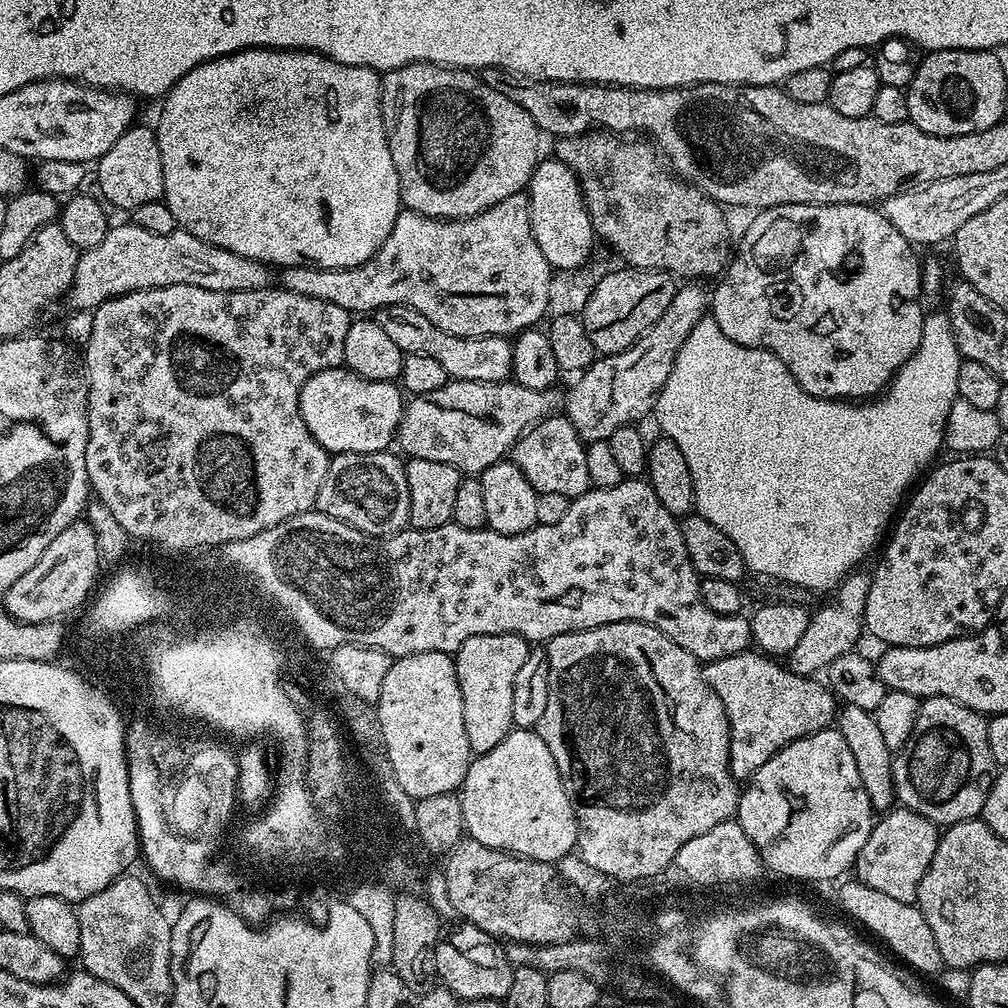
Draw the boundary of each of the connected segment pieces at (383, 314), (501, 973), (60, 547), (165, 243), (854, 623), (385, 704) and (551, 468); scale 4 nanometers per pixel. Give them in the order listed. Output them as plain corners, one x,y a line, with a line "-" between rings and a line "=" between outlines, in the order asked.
391,304
385,308
377,308
374,318
382,331
392,339
406,354
426,354
426,358
434,358
446,370
446,374
454,380
473,380
474,382
498,382
506,380
512,374
512,340
506,336
479,336
470,338
446,334
446,330
438,330
426,314
414,310
405,304
=
461,923
461,928
456,928
452,933
447,933
446,938
441,939
440,945
436,947
436,974
439,983
449,988
461,1001
476,999
496,999
503,1001
504,995
510,990
512,981
512,969
514,965
502,954
501,945
489,932
484,932
476,924
=
87,519
75,520
66,526
66,530
62,530
62,534
58,534
58,538
54,538
54,542
50,542
50,546
46,546
42,558
38,558
38,562
34,562
34,566
30,566
30,570
26,570
26,574
22,574
22,578
18,578
10,590
6,590
2,598
3,611
9,612
15,620
21,620
24,624
59,621
64,618
60,616
67,612
85,607
86,601
97,587
96,575
99,574
100,567
100,551
92,528
=
131,222
109,227
106,238
90,250
80,252
72,285
66,293
76,310
95,310
99,304
124,296
127,292
166,286
202,286
202,290
245,292
262,290
273,283
269,265
254,258
242,258
222,246
214,246
194,234
177,230
156,233
=
853,570
836,585
831,593
832,604
825,608
820,608
817,612
811,613
806,634
802,634
802,639
798,646
786,658
786,666
795,676
811,676
823,673
842,654
853,651
857,647
856,643
862,636
862,621
864,619
864,607
866,598
870,594
871,575
866,571
=
423,652
393,659
374,707
390,764
406,794
419,802
434,794
456,792
464,787
474,753
470,738
466,738
466,718
462,710
462,690
458,686
456,661
449,653
=
567,415
545,416
528,431
523,432
510,453
512,463
526,474
526,482
534,486
537,494
566,494
575,498
586,494
592,487
586,471
586,441
574,430

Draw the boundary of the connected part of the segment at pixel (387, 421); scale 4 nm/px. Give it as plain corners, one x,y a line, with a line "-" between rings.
341,366
322,370
304,383
298,415
306,422
312,437
330,454
383,452
389,447
388,443
391,445
396,439
405,403
405,397
395,383
364,380
356,372

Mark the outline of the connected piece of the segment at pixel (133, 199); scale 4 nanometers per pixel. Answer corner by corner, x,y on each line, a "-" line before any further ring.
133,126
126,129
122,138
118,138
118,142
114,142
114,146
110,146
110,150
106,150
106,154
102,154
100,159
95,161
94,168
96,184
101,192
99,195
113,209
116,207
133,210
147,203
159,201
164,195
162,154
158,150
156,133
151,127

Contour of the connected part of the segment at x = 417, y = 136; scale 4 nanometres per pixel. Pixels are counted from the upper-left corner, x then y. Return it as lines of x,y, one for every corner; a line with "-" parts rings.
417,62
385,72
380,82
380,109
390,158
398,170
401,205
435,220
465,220
502,202
502,198
524,192
542,156
542,133
534,118
518,102
486,86
472,70

